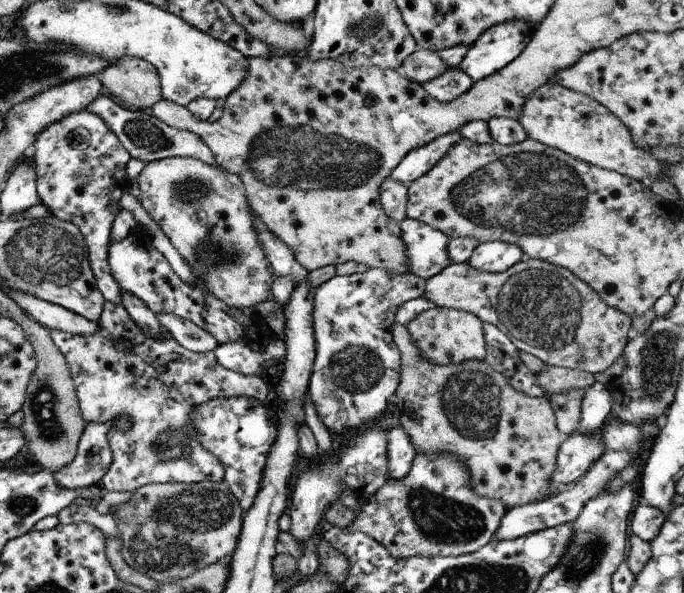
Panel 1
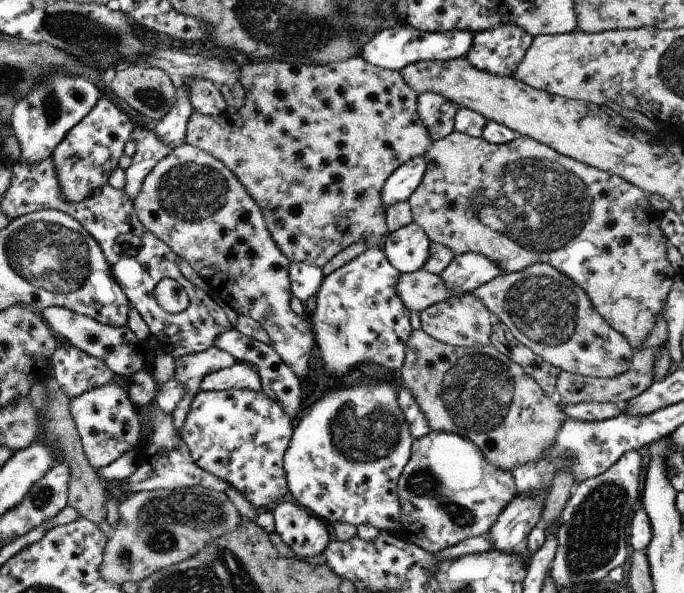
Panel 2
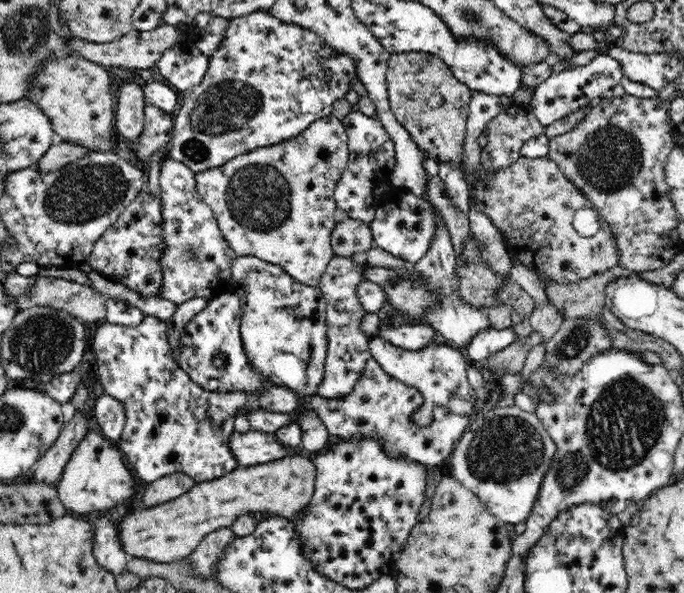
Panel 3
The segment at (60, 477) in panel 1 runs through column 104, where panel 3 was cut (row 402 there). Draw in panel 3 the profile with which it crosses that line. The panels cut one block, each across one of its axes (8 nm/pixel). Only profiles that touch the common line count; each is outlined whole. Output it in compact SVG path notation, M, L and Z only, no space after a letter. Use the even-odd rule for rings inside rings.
M377 336L369 339L369 349L371 358L373 358L390 376L400 380L408 386L413 386L422 393L423 403L414 410L410 419L416 427L427 427L433 421L433 408L436 405L442 405L456 414L470 415L474 414L474 403L476 403L477 392L472 388L467 377L467 368L469 360L464 353L450 344L437 341L424 345L421 349L410 350L402 347L394 346L390 342L381 343Z

